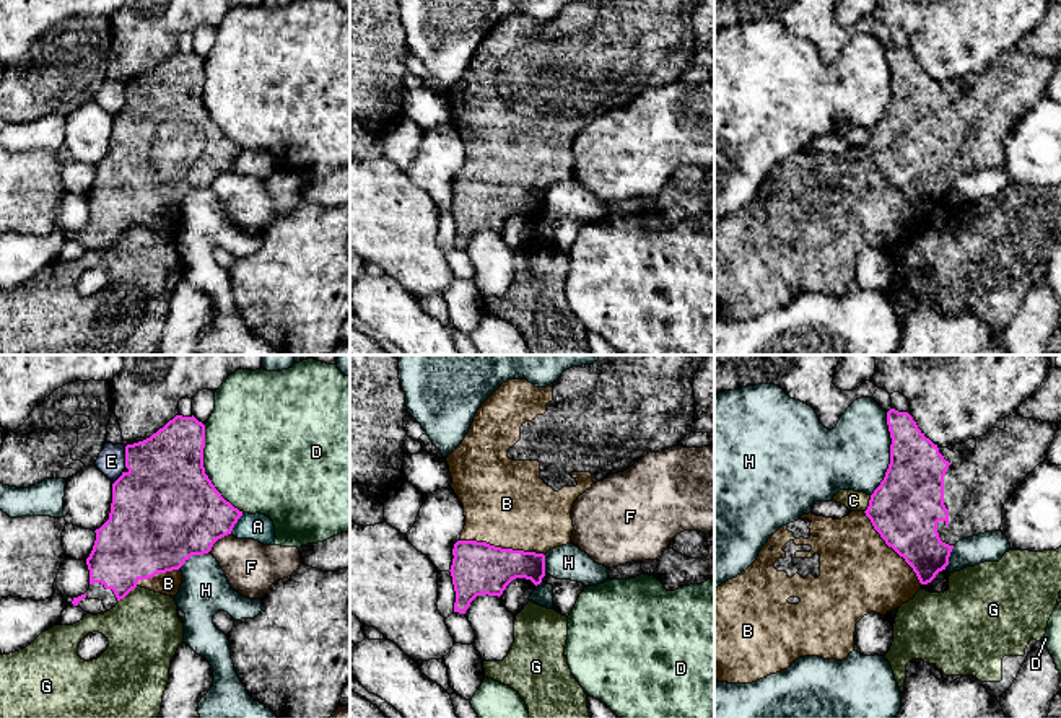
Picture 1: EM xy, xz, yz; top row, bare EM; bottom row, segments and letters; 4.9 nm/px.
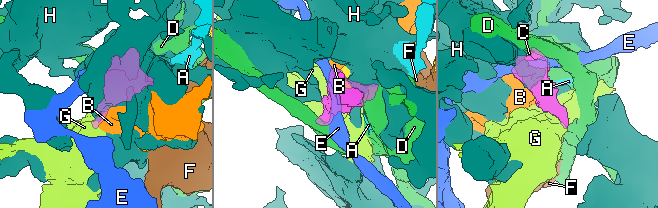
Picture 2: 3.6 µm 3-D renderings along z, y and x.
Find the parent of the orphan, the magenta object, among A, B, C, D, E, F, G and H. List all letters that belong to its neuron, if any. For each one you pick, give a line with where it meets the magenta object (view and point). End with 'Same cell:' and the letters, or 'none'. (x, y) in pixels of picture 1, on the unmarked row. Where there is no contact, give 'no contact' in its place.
B: contact xz (503, 184)
Same cell: B

